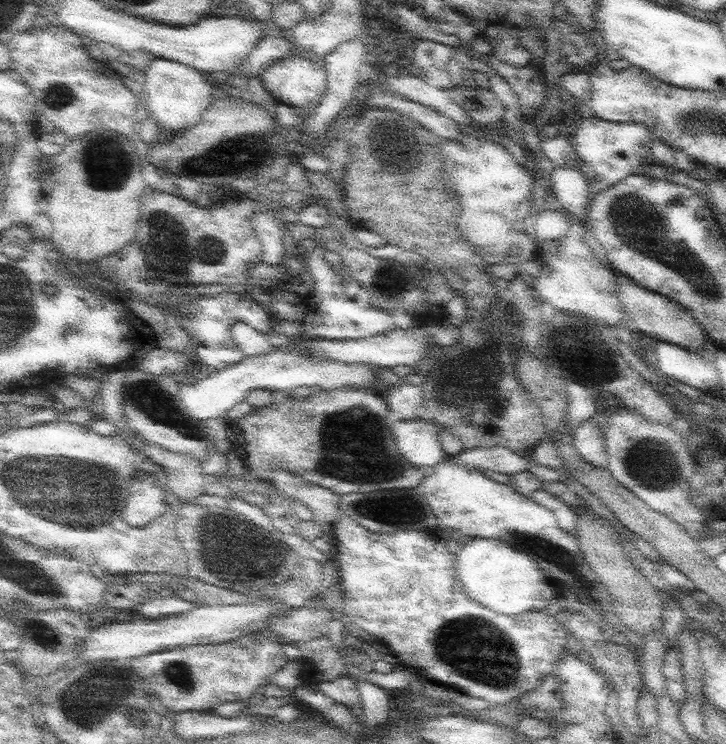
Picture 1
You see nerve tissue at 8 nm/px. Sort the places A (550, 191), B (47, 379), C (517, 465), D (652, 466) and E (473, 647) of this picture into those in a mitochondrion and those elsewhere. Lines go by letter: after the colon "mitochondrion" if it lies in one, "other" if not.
A: other
B: other
C: other
D: mitochondrion
E: mitochondrion

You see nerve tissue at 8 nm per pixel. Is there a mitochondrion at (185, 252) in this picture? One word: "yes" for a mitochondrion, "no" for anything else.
yes

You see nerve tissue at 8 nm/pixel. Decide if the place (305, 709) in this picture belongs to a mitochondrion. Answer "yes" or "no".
no

